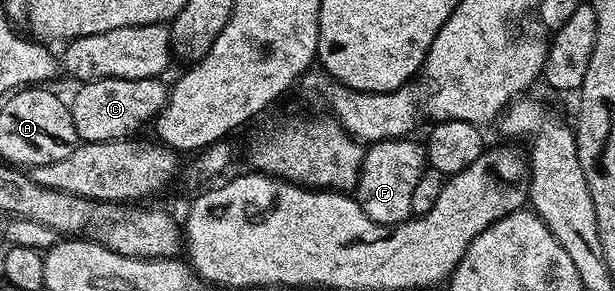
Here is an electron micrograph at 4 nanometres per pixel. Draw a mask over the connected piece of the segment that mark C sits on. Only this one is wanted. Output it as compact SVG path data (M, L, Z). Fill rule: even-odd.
M161 77L157 78L145 78L144 80L124 80L123 78L97 78L91 82L81 83L77 87L78 91L74 94L74 99L71 97L69 99L68 105L70 111L72 112L72 124L76 124L76 132L78 133L79 139L82 142L116 142L119 140L129 139L131 136L137 135L134 134L142 125L153 123L154 119L158 117L158 113L163 110L166 106L166 100L168 97L168 86L167 83L162 83L163 79Z

